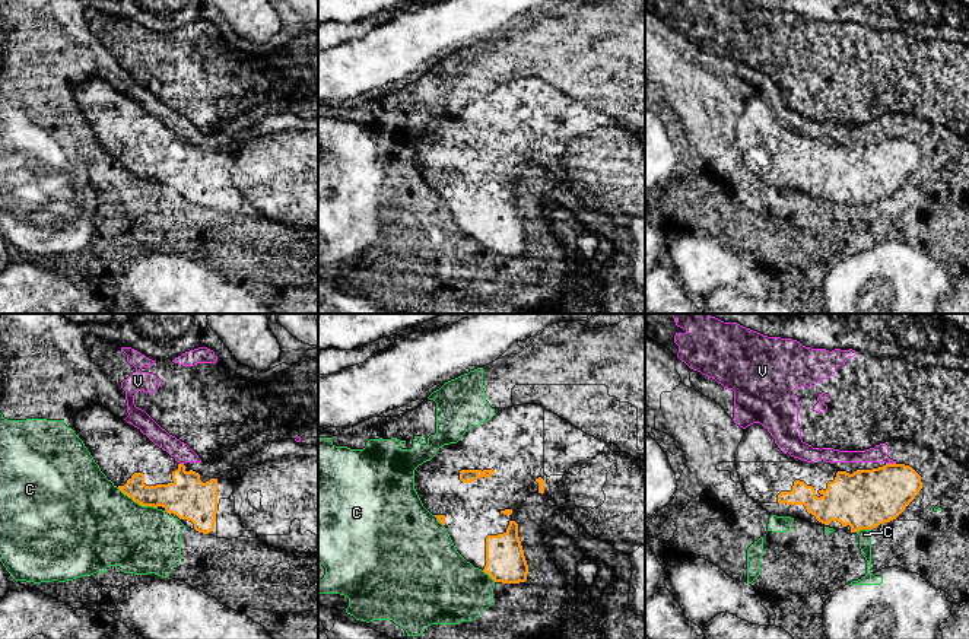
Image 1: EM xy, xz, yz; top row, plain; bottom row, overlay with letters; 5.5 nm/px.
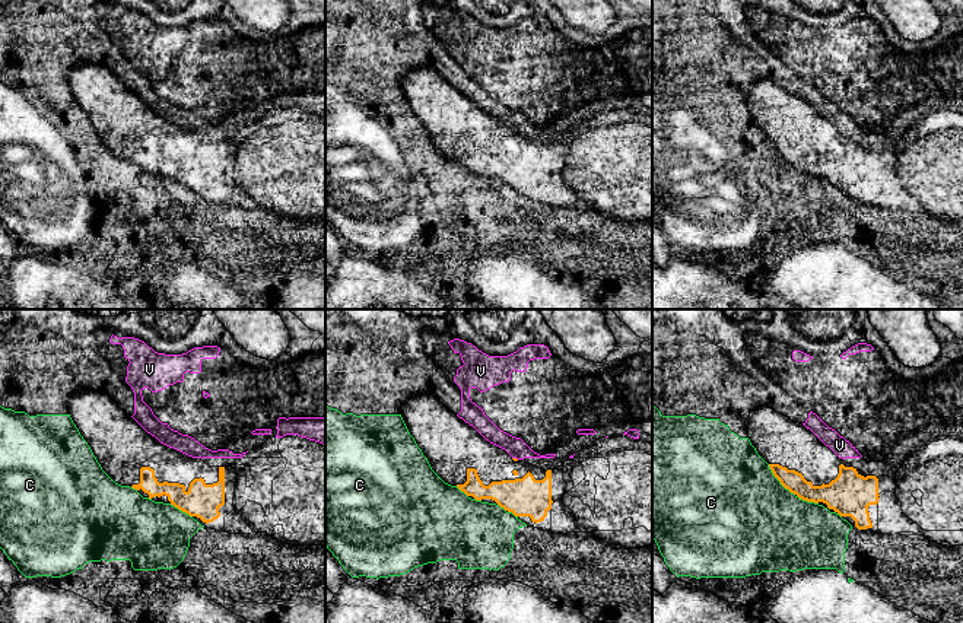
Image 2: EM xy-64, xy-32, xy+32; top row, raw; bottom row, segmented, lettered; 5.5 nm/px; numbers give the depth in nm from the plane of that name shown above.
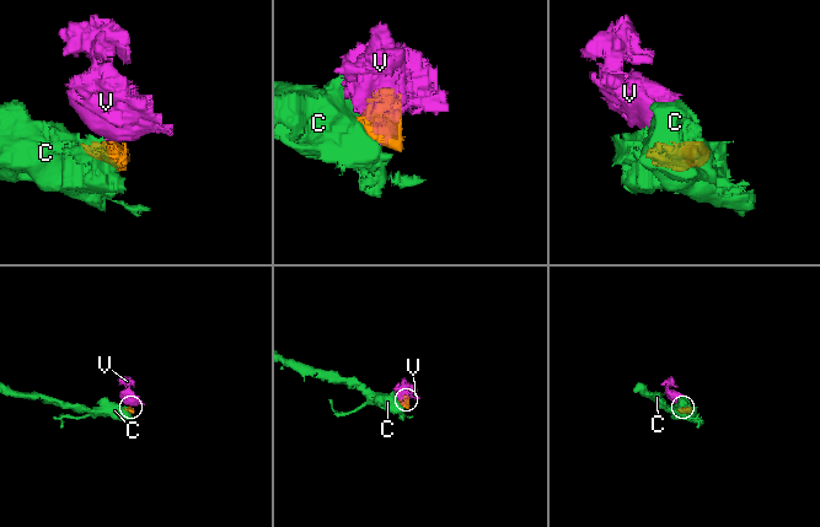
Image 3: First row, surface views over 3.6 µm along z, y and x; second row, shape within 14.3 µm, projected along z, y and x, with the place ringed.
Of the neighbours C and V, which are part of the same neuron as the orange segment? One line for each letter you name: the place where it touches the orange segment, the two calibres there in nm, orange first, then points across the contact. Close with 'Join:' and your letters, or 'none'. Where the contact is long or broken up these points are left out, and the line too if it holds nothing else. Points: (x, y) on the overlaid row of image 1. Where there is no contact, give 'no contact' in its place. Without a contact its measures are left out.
Join: none

